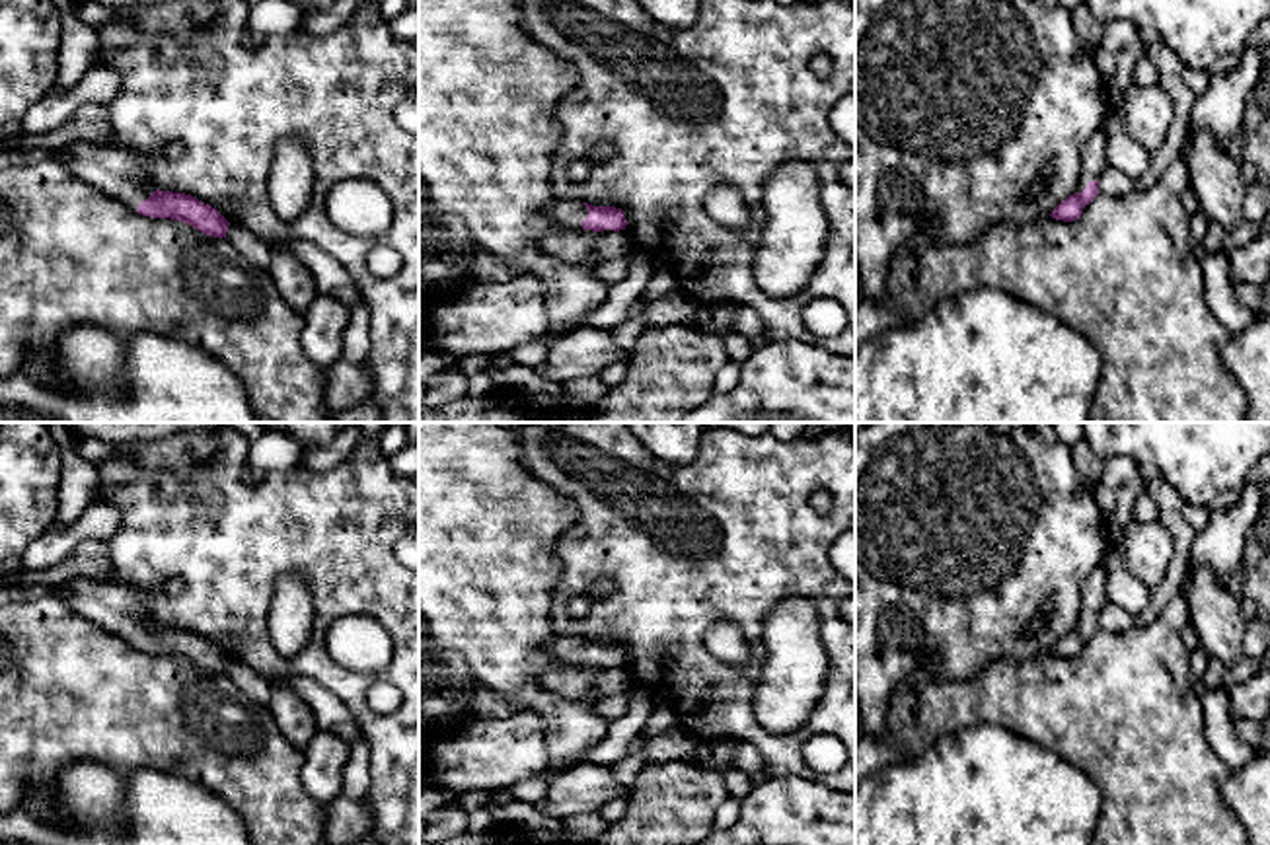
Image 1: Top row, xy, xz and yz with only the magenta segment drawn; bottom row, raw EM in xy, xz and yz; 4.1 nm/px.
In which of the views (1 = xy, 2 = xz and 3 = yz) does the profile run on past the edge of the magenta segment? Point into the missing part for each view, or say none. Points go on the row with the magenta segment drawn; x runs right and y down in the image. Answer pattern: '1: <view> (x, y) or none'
1: xy (115, 170)
2: xz (569, 213)
3: yz (1093, 154)

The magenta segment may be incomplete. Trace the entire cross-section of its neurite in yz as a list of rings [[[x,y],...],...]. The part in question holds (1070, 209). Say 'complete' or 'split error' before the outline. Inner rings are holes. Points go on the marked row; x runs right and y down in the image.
split error; [[[1097,130],[1081,148],[1081,175],[1073,195],[1062,201],[1052,218],[1071,222],[1083,214],[1083,208],[1099,195],[1099,177],[1108,165],[1106,160],[1106,134]]]

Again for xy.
split error; [[[68,144],[60,150],[60,162],[142,216],[179,220],[206,236],[226,238],[230,222],[216,208],[191,195],[150,185],[138,158],[125,146]]]

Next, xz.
split error; [[[555,199],[543,208],[543,212],[567,230],[612,234],[625,230],[627,226],[625,212],[621,208],[592,206],[577,199]]]

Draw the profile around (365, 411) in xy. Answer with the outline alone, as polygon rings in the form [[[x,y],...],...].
[[[364,399],[360,405],[333,415],[329,422],[380,422],[380,419],[380,411]]]

